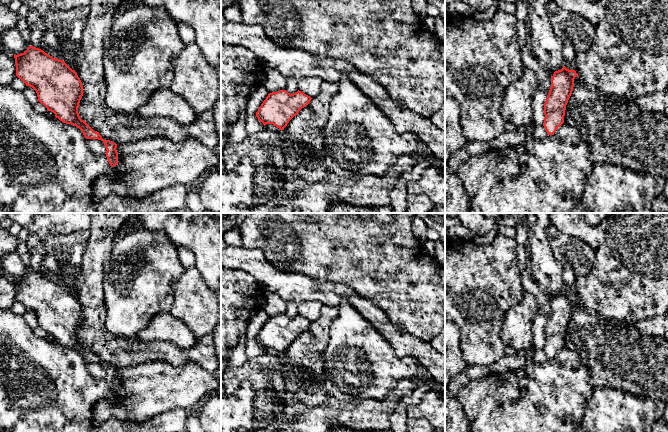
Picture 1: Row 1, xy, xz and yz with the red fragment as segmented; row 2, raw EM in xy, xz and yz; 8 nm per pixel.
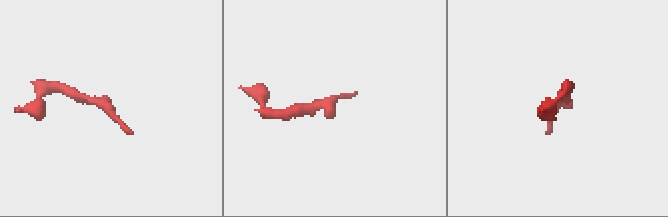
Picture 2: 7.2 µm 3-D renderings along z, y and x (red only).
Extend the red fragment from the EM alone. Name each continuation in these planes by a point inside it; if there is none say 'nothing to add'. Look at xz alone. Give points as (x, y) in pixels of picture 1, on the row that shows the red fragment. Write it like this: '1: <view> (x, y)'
nothing to add

